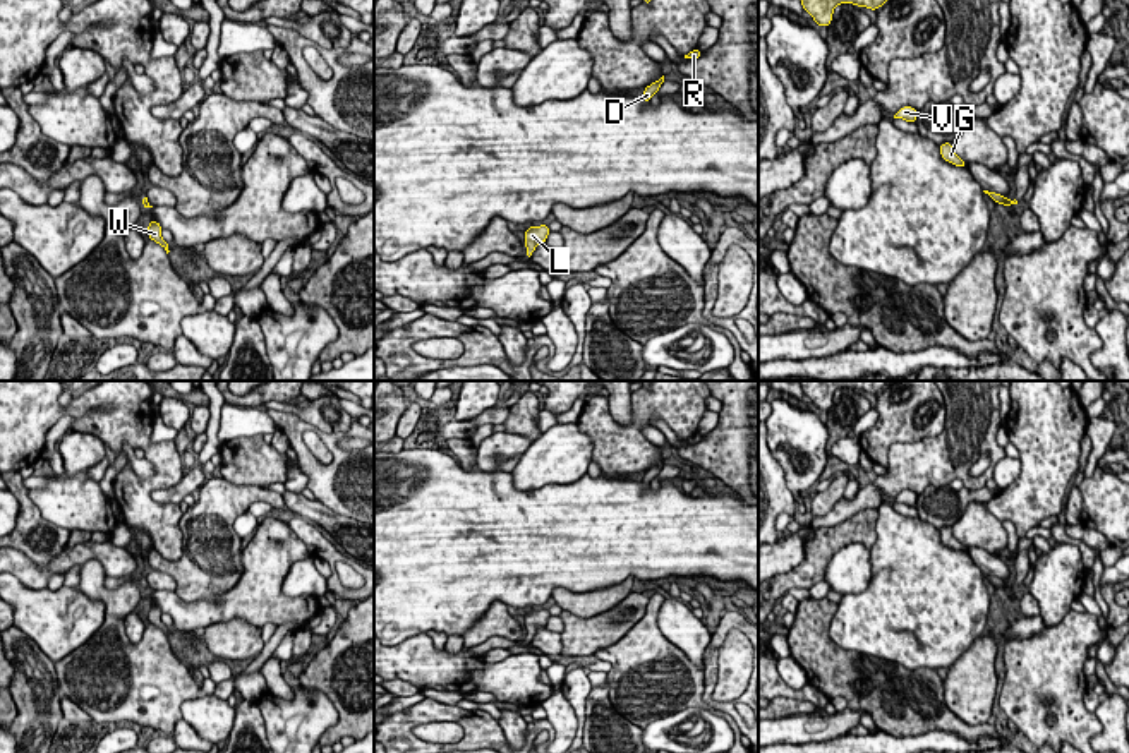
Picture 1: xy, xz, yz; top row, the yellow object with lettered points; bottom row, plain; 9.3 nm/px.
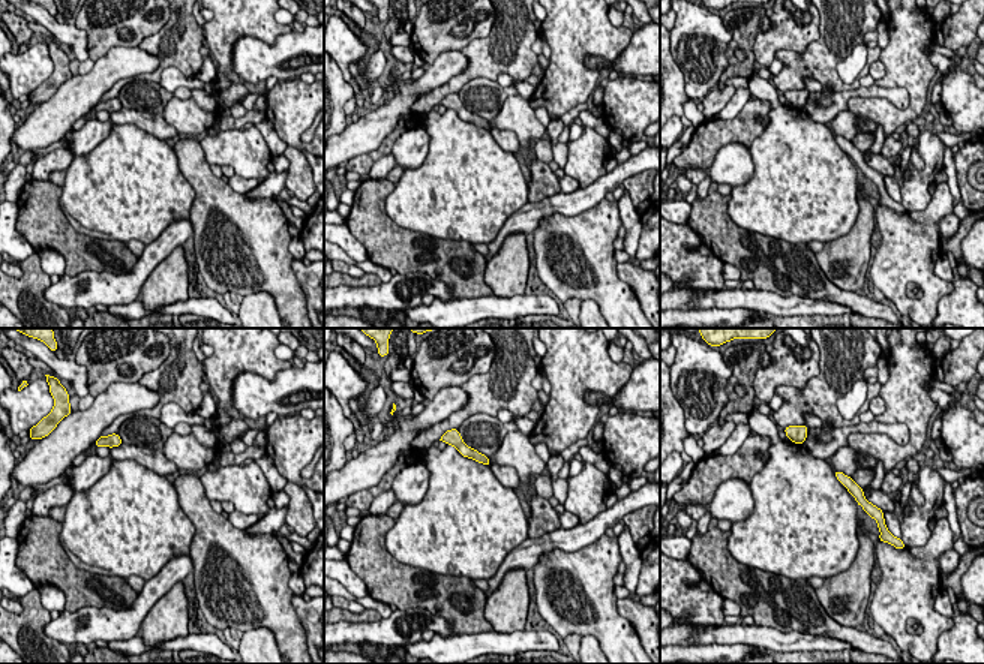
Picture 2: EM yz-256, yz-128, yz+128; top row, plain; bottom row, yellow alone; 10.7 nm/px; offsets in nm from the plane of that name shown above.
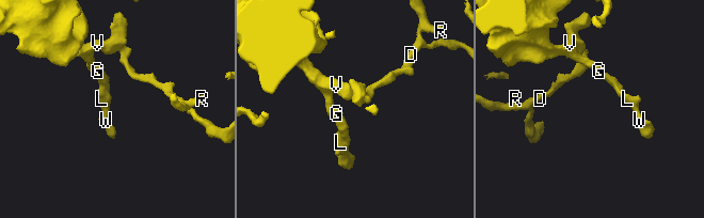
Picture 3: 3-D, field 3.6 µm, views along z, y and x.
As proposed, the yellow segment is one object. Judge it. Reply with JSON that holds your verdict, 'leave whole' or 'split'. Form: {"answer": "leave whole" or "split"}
{"answer": "leave whole"}

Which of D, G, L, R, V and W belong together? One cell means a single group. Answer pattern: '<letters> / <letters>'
D G L R V W

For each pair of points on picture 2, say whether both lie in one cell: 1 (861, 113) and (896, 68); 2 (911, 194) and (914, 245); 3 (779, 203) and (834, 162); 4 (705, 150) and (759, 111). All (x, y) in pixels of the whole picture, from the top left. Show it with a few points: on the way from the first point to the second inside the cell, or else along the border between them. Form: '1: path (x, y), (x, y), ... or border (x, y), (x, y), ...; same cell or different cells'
1: path (884, 113), (905, 114), (914, 105), (914, 90); same cell
2: border (932, 195), (923, 210), (906, 212); different cells
3: path (792, 195), (821, 176); same cell
4: path (719, 137), (726, 131), (737, 131), (746, 125); same cell

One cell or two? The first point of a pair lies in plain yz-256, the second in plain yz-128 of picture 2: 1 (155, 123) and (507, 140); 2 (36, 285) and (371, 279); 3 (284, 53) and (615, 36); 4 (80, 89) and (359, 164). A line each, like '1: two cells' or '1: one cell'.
1: one cell
2: one cell
3: two cells
4: two cells

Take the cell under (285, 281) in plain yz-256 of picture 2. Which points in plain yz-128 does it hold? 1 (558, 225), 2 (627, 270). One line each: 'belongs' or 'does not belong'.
1: belongs
2: does not belong

